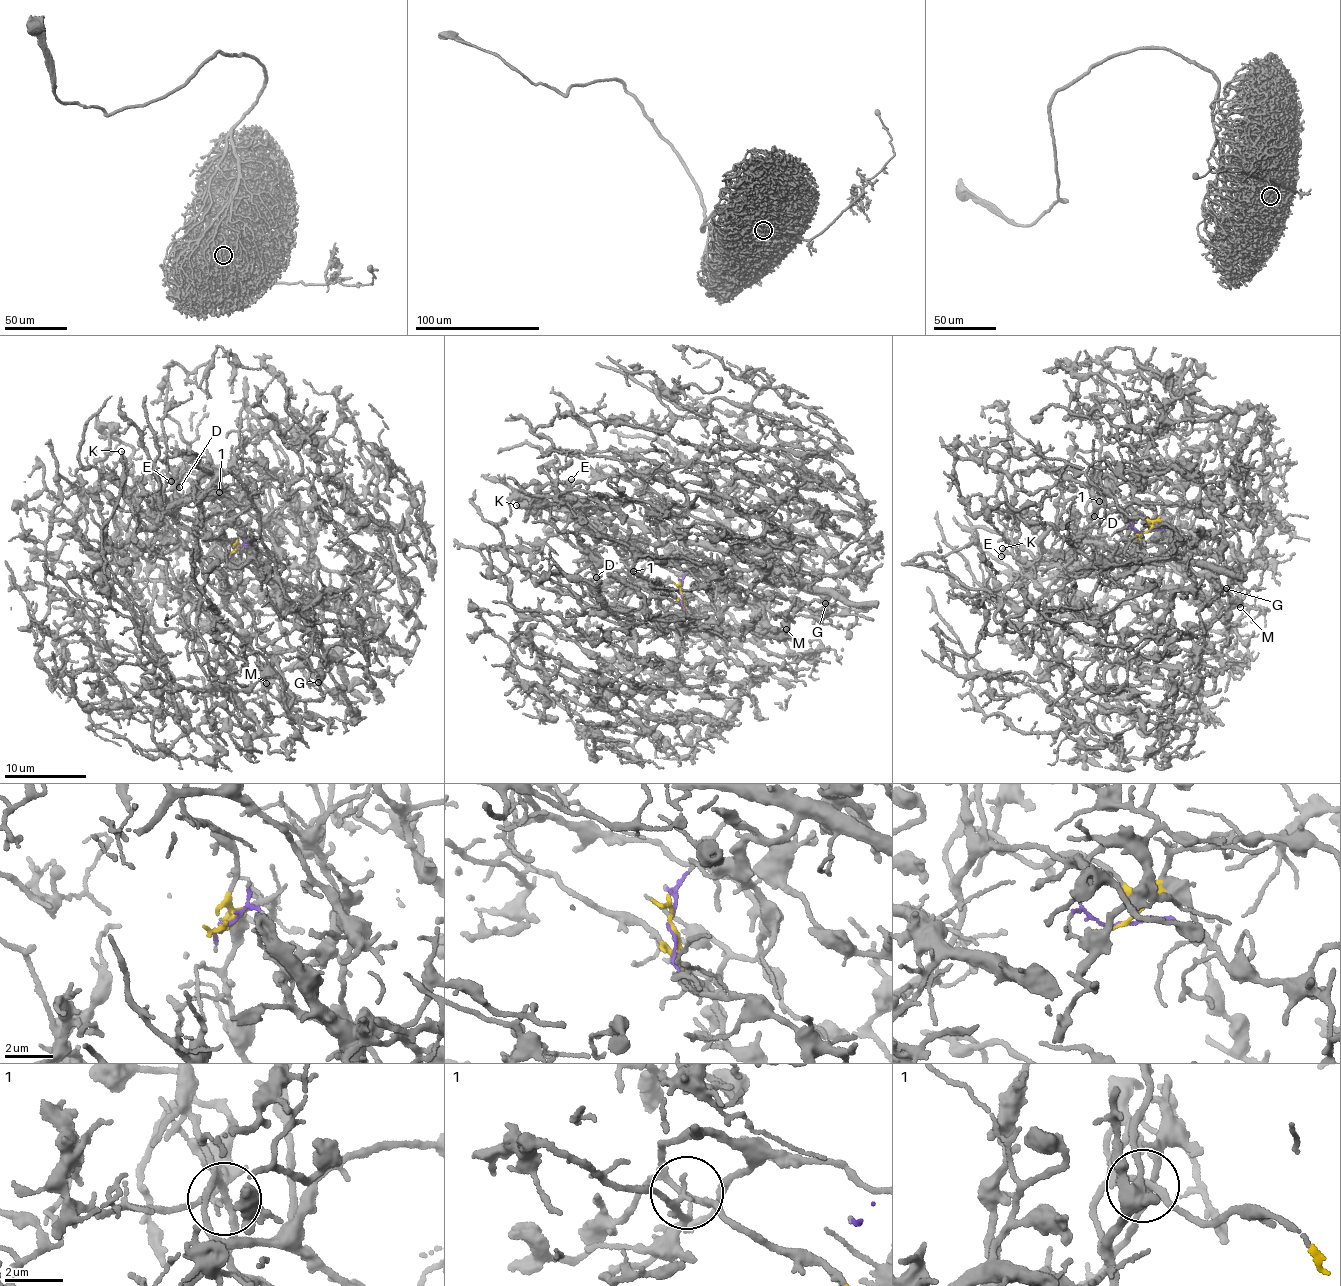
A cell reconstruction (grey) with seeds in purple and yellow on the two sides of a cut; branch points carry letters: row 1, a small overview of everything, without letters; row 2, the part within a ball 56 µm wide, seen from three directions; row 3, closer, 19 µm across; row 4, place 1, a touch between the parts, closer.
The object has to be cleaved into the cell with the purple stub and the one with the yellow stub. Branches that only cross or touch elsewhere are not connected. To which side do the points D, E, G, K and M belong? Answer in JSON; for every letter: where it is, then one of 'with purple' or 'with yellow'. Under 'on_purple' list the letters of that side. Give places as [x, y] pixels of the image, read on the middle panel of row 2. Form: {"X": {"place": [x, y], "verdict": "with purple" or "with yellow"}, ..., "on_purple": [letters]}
{"D": {"place": [596, 577], "verdict": "with purple"}, "E": {"place": [571, 479], "verdict": "with purple"}, "G": {"place": [825, 603], "verdict": "with yellow"}, "K": {"place": [516, 505], "verdict": "with purple"}, "M": {"place": [786, 629], "verdict": "with yellow"}, "on_purple": ["D", "E", "K"]}

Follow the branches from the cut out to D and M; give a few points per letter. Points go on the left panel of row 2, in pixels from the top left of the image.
D: (234, 550), (247, 545), (255, 571), (267, 583), (222, 500), (195, 498), (174, 506), (176, 480), (179, 488)
M: (234, 550), (218, 488), (272, 540), (287, 598), (298, 655), (265, 684)

